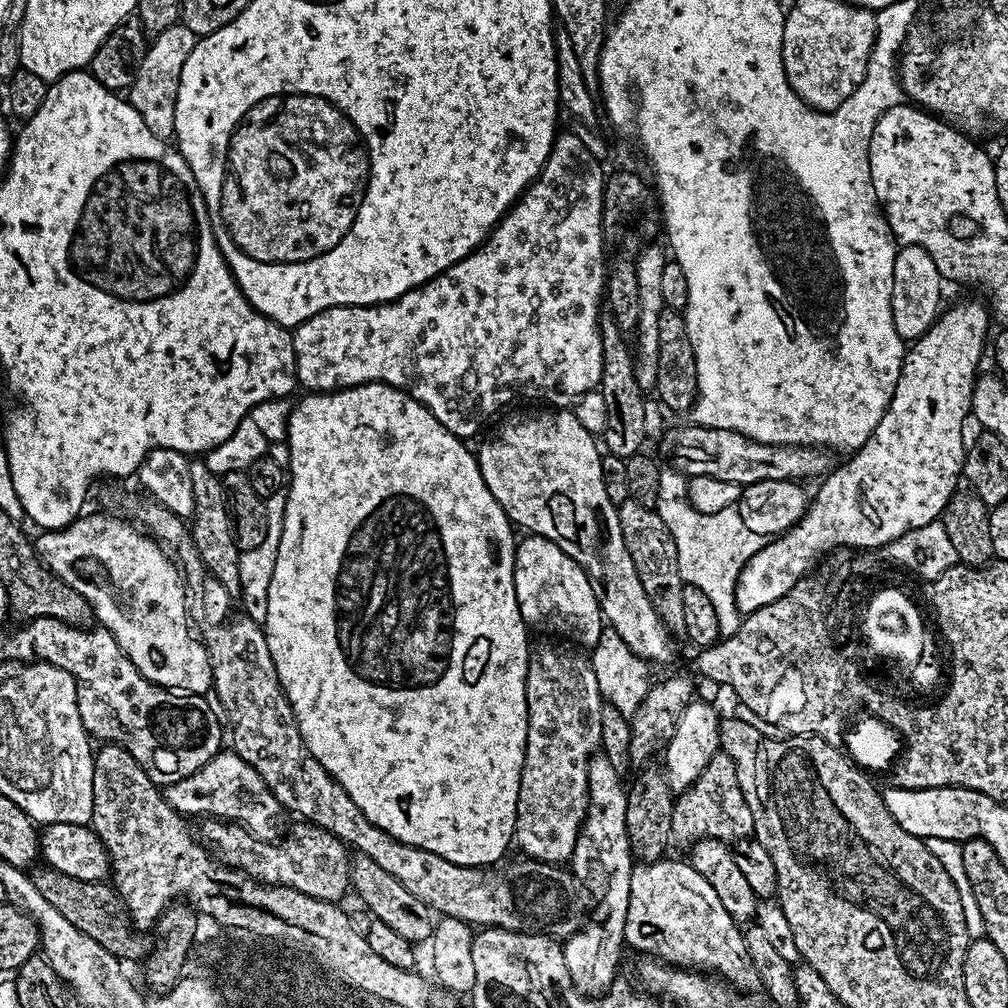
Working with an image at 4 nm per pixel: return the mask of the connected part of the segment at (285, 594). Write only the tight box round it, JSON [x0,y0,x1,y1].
[262,384,529,868]

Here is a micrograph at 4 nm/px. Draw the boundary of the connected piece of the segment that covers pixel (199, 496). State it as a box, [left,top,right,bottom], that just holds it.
[190,458,241,594]

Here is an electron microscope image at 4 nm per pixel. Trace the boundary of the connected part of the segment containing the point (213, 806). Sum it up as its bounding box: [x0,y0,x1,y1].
[163,750,282,841]

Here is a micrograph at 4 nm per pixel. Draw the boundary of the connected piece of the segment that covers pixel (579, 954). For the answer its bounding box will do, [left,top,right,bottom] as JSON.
[562,754,634,994]

